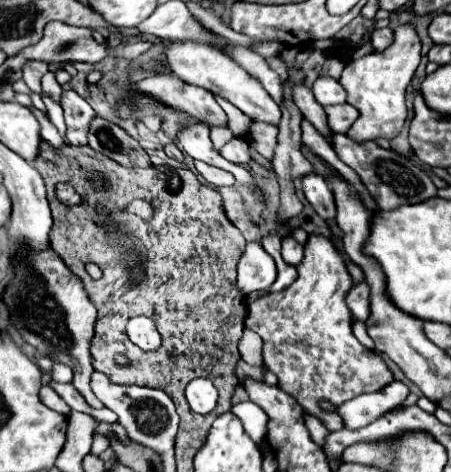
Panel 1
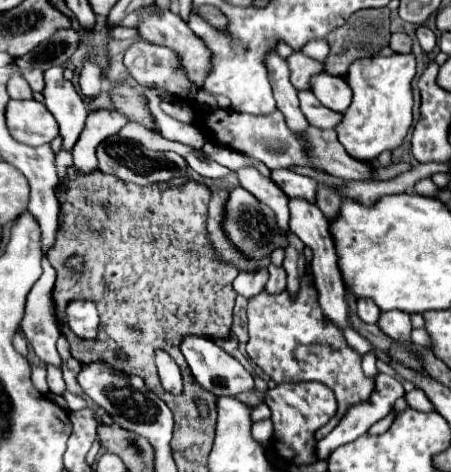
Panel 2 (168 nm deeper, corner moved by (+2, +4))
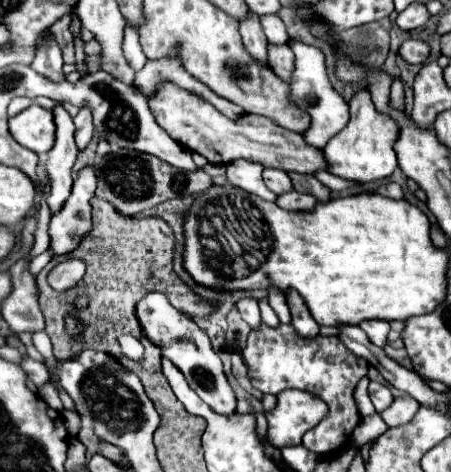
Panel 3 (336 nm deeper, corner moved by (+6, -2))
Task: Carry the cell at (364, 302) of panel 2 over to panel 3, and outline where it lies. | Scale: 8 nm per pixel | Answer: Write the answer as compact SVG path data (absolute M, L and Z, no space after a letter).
M366 320L360 324L360 328L368 334L370 342L384 348L388 342L388 332L390 332L390 324L384 320Z

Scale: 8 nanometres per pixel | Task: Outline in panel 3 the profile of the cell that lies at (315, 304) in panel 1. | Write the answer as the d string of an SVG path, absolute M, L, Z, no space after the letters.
M262 324L260 330L250 332L248 346L242 352L244 362L248 366L248 376L252 386L262 394L280 394L282 390L296 388L306 390L314 396L320 396L326 406L328 414L320 424L308 430L302 438L302 446L318 456L332 454L344 448L352 436L352 430L360 422L358 406L354 402L354 388L368 374L368 362L354 356L340 338L332 336L316 336L316 338L302 338L292 326L280 324L278 328L268 328Z

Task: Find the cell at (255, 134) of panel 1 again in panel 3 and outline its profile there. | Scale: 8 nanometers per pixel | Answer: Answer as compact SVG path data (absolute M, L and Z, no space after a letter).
M174 82L158 84L158 94L148 100L150 110L156 122L168 132L172 140L186 146L186 150L204 156L210 162L210 156L216 156L222 164L230 164L232 160L244 158L250 162L260 162L266 168L282 168L286 172L294 170L300 174L314 174L316 170L324 170L326 162L322 158L322 150L308 146L298 132L290 132L278 124L274 124L266 116L244 114L236 122L222 116L208 100L194 92L180 90Z

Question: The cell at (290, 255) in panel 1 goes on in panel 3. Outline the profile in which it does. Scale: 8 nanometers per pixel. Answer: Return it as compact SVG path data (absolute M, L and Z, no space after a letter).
M290 290L286 300L288 300L288 308L292 312L292 326L296 328L296 332L300 336L318 336L320 334L320 326L312 320L310 310L306 308L302 296L298 296L298 292Z

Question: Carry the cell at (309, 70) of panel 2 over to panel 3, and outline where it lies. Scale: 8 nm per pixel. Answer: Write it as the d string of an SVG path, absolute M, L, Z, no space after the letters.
M268 44L268 64L270 68L288 82L290 72L294 68L294 54L284 44Z

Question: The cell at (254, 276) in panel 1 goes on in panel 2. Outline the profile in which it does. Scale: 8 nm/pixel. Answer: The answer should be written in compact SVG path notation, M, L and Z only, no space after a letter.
M260 268L256 272L248 272L248 270L240 270L240 274L234 280L234 290L238 294L242 294L244 298L256 296L258 292L264 290L266 282L268 282L268 268Z

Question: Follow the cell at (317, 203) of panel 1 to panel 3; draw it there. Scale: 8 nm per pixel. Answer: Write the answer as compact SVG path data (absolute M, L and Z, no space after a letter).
M264 168L264 182L274 194L282 194L282 192L292 190L292 182L290 182L288 174L278 168Z

